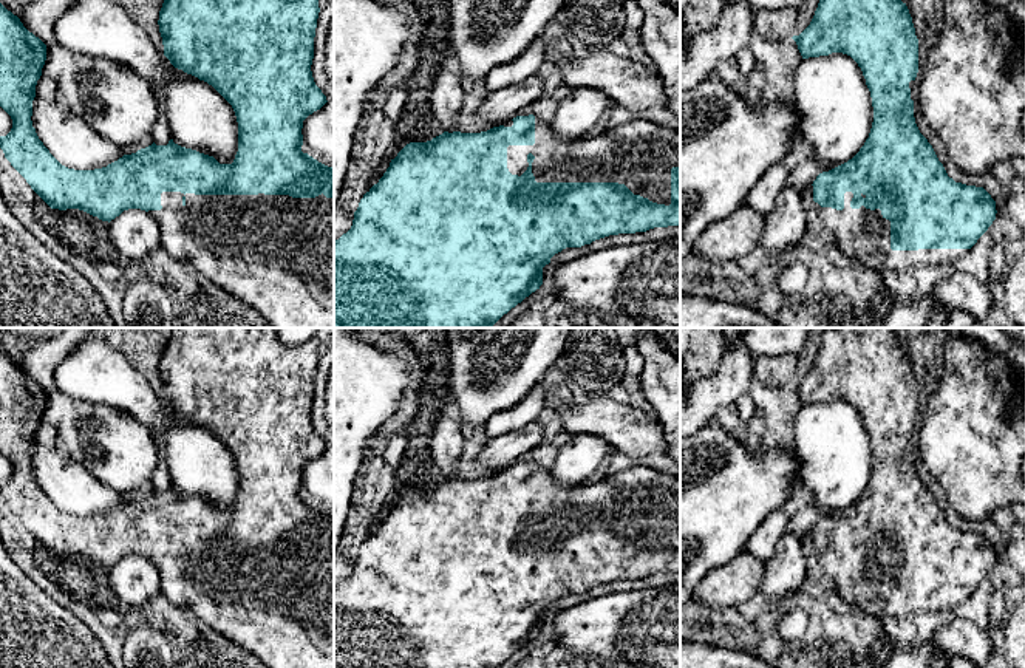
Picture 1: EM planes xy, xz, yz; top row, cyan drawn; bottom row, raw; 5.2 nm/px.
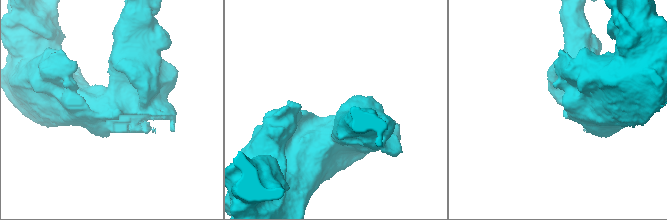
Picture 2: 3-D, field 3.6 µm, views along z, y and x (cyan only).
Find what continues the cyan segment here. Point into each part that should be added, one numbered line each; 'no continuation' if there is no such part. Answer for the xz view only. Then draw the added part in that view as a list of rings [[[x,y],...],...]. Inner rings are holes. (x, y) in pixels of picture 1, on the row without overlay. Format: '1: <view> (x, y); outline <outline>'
1: xz (640, 501); outline [[[535,464],[535,490],[509,492],[507,515],[521,523],[527,513],[536,529],[618,529],[634,541],[657,550],[671,550],[671,515],[680,513],[680,479],[637,465],[577,489],[560,486],[549,470]]]

